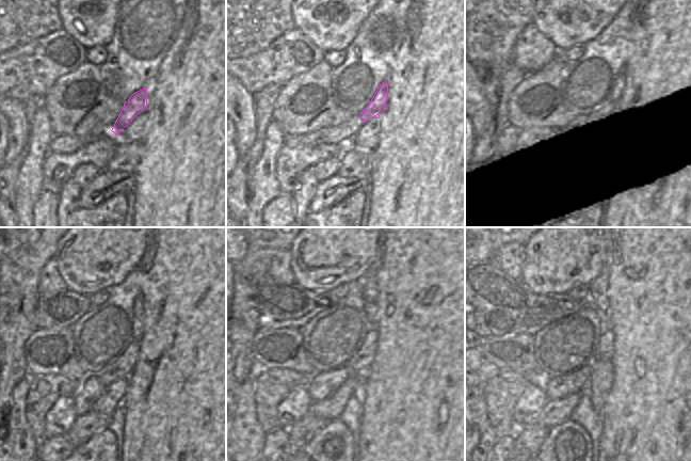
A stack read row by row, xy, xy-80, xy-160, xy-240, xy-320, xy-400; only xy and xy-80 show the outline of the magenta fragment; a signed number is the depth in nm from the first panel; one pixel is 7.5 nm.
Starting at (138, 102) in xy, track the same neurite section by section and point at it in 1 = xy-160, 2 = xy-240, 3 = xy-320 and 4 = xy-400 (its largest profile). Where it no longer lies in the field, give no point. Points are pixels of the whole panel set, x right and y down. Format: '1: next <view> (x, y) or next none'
1: next xy-160 (616, 95)
2: next xy-240 (138, 320)
3: next xy-320 (369, 289)
4: next xy-400 (597, 289)

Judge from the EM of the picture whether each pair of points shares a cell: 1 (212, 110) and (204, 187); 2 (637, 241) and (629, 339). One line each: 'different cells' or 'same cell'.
1: same cell
2: same cell

